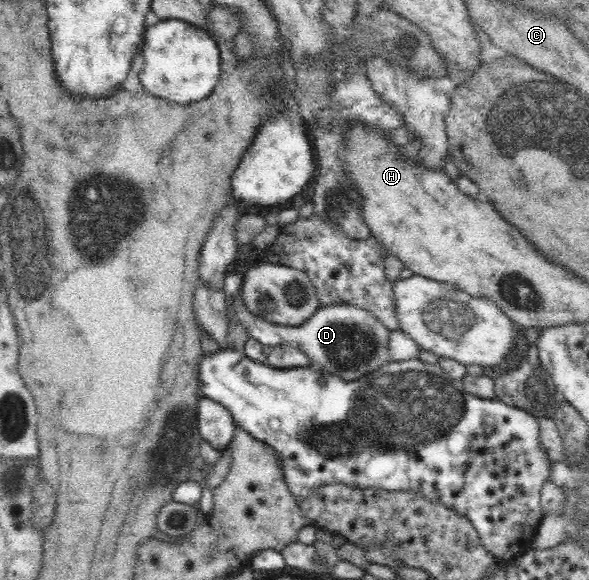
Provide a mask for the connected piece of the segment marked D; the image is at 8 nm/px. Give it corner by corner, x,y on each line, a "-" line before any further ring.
241,294
233,298
235,311
239,323
246,326
247,334
261,344
272,347
289,344
311,359
311,365
328,370
345,381
353,381
363,374
371,374
381,368
387,361
391,361
388,340
391,330
377,321
369,310
349,304
333,304
321,307
301,326
292,327
271,323
259,316
254,316
244,304

